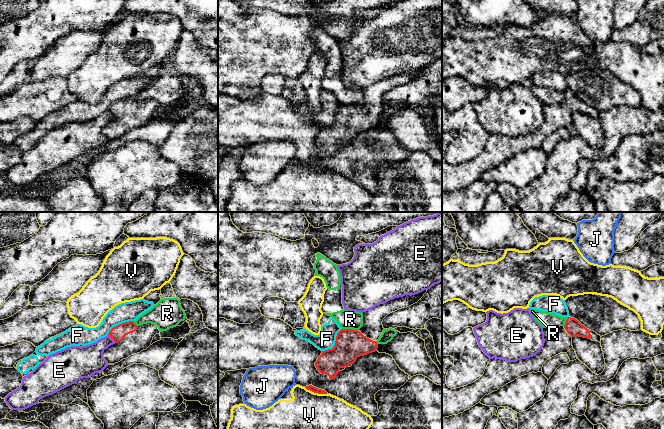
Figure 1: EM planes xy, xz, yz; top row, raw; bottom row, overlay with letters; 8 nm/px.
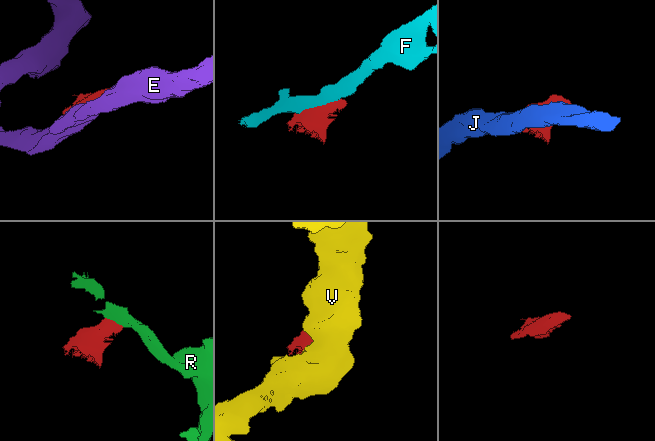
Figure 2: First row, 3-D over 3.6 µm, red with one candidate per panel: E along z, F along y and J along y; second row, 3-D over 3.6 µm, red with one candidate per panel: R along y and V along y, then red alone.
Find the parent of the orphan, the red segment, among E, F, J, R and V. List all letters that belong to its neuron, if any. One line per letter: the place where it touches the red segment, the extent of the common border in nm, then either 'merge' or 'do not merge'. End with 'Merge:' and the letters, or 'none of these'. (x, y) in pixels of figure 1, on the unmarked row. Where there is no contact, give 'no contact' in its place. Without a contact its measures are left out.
E: xy (111, 113) | 90 nm | do not merge
F: xz (335, 119) | 240 nm | do not merge
J: xz (294, 161) | 50 nm | do not merge
R: xz (350, 105) | 130 nm | do not merge
V: xz (316, 168) | 200 nm | do not merge
Merge: none of these

